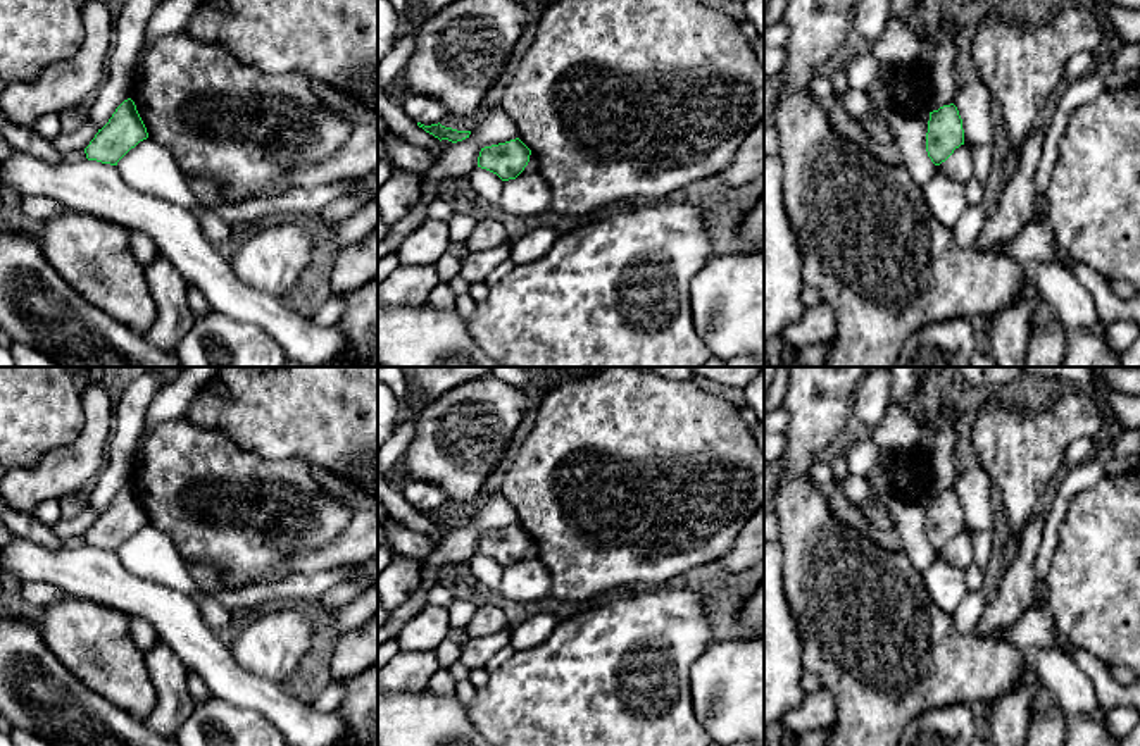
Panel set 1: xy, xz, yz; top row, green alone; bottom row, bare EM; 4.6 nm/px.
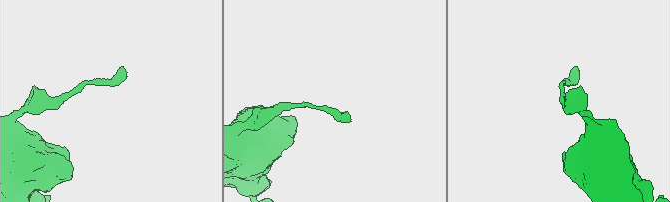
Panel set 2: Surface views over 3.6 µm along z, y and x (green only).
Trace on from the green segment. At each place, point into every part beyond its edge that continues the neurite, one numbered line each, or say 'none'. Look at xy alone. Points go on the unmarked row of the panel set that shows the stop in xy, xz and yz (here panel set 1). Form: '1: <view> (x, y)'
none

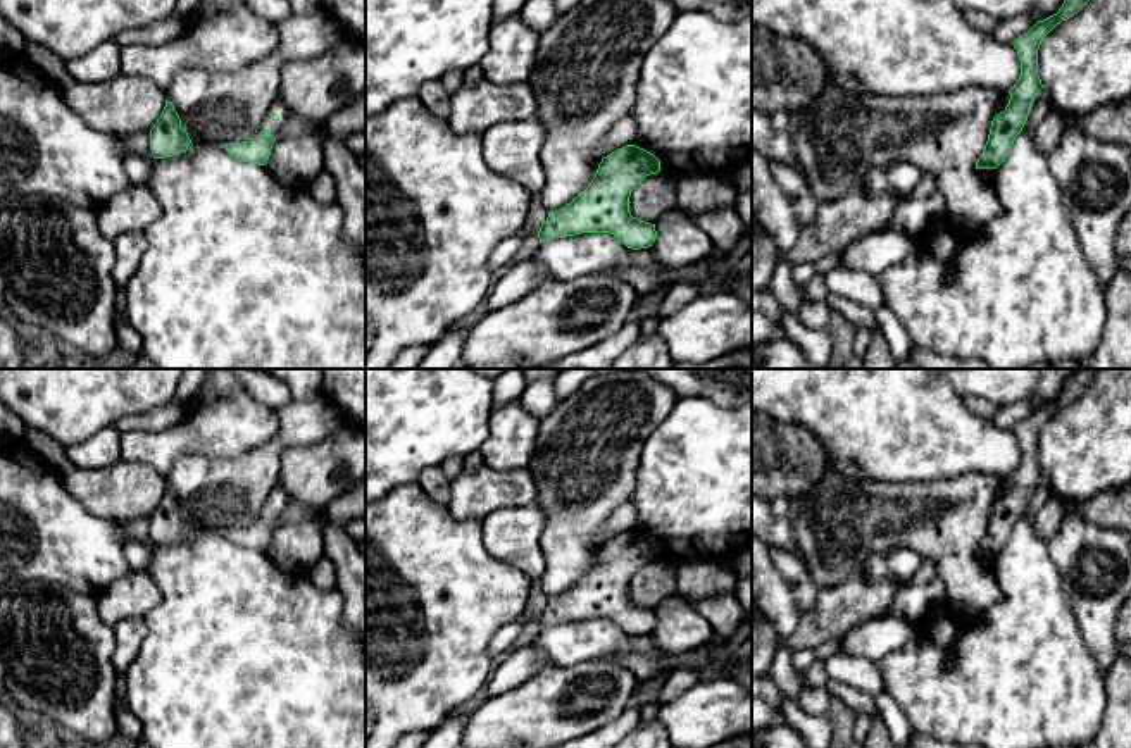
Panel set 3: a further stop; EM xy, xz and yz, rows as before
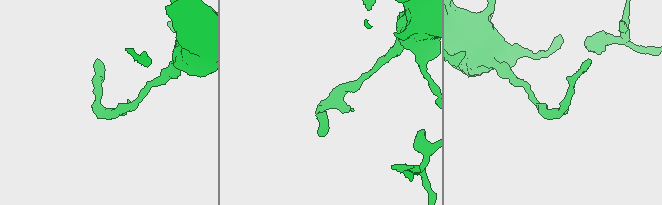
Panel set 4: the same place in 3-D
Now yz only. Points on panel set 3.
none

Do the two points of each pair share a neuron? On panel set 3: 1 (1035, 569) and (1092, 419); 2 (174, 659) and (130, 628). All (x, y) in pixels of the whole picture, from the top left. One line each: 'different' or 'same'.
1: different
2: different

